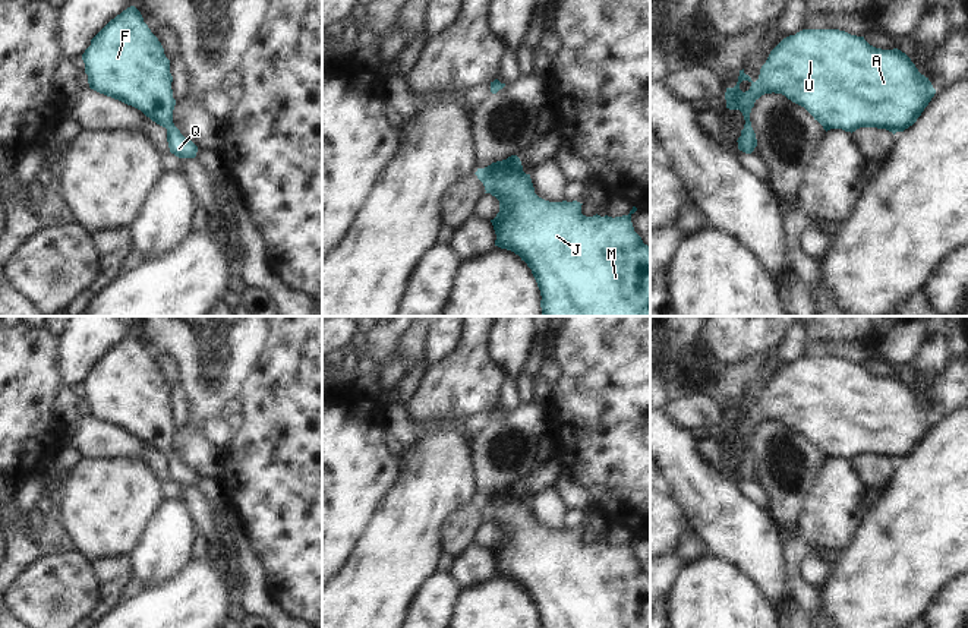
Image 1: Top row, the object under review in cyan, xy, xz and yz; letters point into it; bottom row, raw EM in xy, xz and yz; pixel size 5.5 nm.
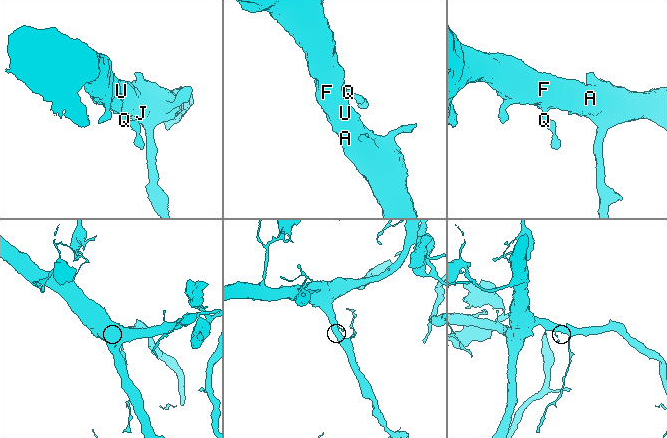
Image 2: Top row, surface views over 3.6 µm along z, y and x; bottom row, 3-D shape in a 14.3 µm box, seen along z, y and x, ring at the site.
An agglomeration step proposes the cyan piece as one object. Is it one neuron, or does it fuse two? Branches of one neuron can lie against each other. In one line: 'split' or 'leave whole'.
leave whole

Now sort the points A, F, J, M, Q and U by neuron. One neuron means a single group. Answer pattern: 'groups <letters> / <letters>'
groups A F J M Q U

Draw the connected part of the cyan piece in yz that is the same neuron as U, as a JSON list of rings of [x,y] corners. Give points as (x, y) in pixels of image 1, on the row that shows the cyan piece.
[[[803,29],[783,38],[770,51],[756,82],[742,69],[737,85],[726,88],[726,108],[740,110],[745,120],[737,141],[738,149],[745,154],[751,154],[757,146],[750,122],[751,108],[762,95],[772,92],[804,107],[826,132],[842,129],[852,133],[860,127],[877,127],[895,135],[917,122],[936,89],[898,48],[876,48],[864,37],[839,29]]]

